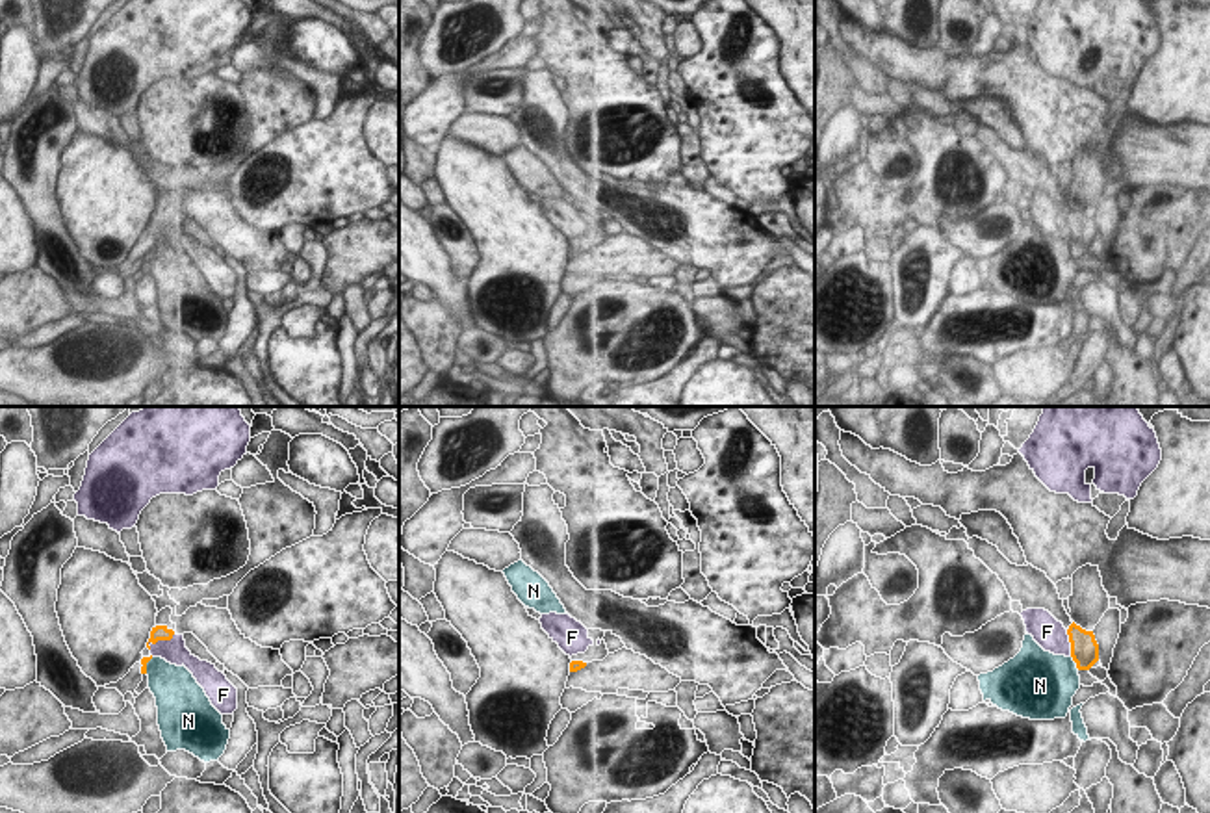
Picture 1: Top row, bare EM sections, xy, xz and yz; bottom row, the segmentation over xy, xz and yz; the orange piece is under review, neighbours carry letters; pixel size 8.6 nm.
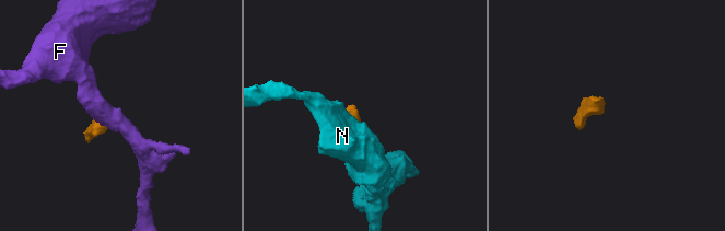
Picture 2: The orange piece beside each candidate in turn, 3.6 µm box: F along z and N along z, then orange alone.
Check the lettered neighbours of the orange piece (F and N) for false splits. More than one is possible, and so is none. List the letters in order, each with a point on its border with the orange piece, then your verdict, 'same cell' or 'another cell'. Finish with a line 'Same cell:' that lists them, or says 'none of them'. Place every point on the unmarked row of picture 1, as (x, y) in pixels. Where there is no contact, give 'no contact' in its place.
F: xy (160, 223) | another cell
N: yz (1075, 245) | another cell
Same cell: none of them

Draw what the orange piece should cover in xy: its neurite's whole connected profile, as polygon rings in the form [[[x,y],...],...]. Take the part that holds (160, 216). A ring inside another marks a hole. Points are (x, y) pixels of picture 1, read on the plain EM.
[[[165,191],[158,197],[156,210],[150,215],[148,226],[156,228],[158,225],[173,223],[173,219],[176,215],[176,208],[171,206],[171,199],[173,199],[171,191]]]

